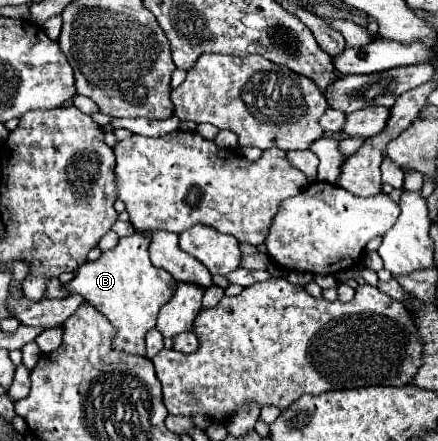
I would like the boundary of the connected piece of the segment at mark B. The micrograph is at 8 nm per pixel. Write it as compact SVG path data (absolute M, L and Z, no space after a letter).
M139 232L121 238L113 250L103 252L101 258L97 258L95 262L85 262L83 266L79 266L75 278L63 284L67 296L71 294L83 296L87 304L103 312L103 316L113 324L115 336L111 342L115 350L139 356L145 356L147 330L155 328L159 310L173 298L177 288L177 282L169 272L155 268L151 264L147 246L149 240Z

